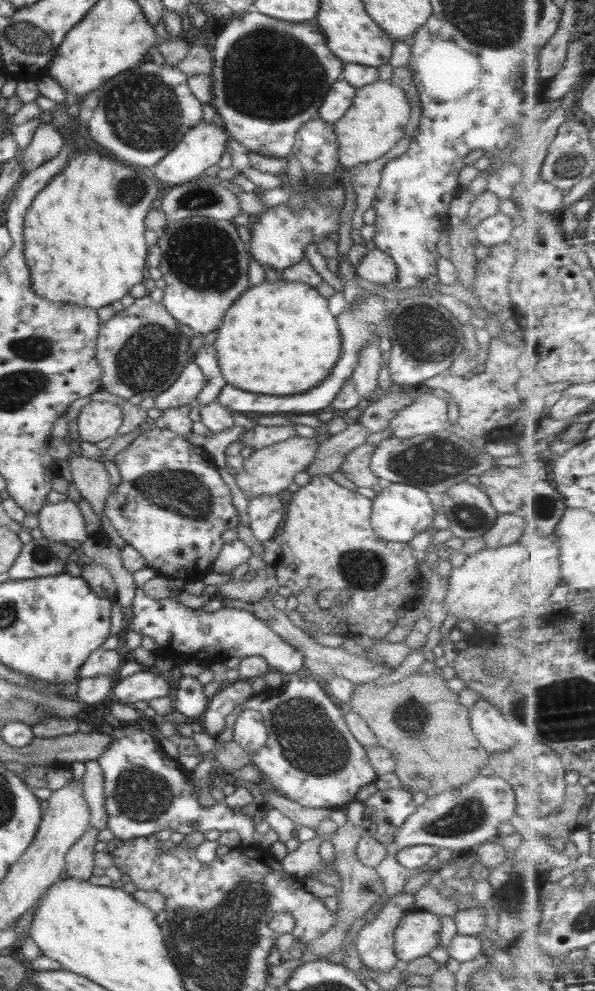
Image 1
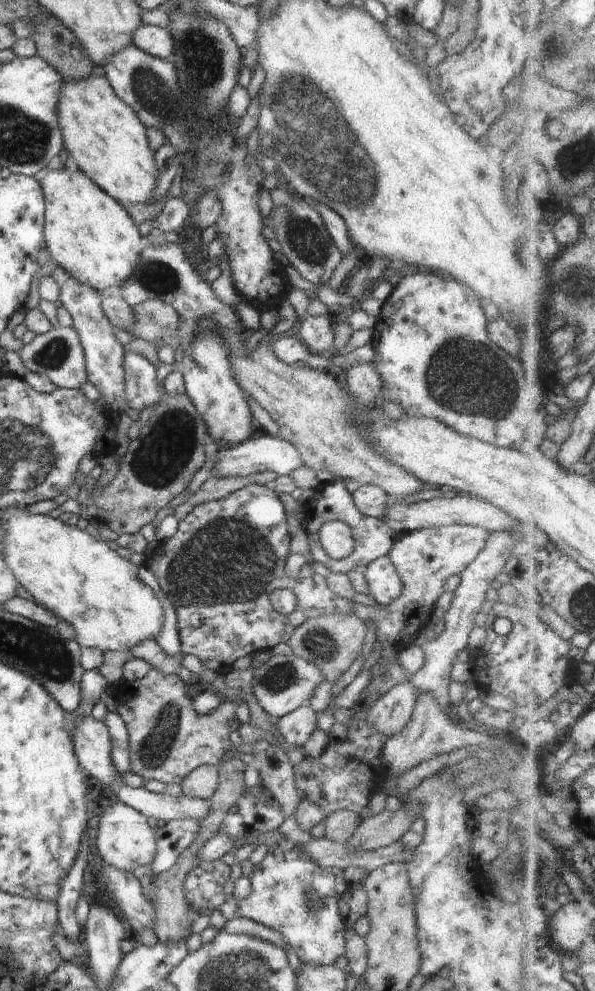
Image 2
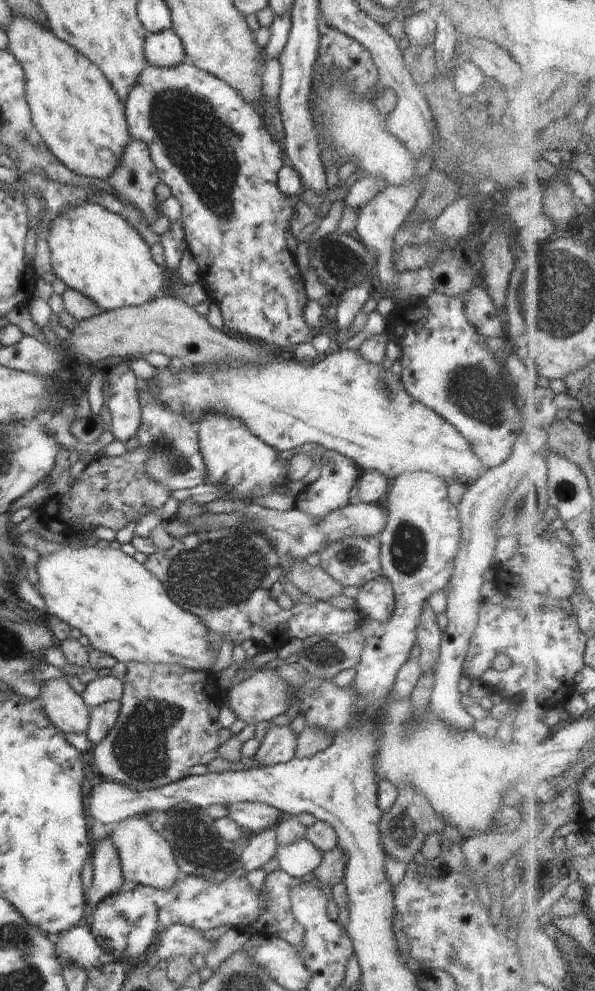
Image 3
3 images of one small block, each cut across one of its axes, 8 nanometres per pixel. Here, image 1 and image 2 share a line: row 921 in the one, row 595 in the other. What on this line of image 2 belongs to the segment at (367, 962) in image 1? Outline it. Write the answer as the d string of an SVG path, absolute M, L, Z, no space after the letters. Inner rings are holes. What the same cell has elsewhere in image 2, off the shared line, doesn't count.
M388 555L379 557L367 565L363 574L368 581L372 598L381 607L386 607L395 602L396 598L403 592L402 580Z

